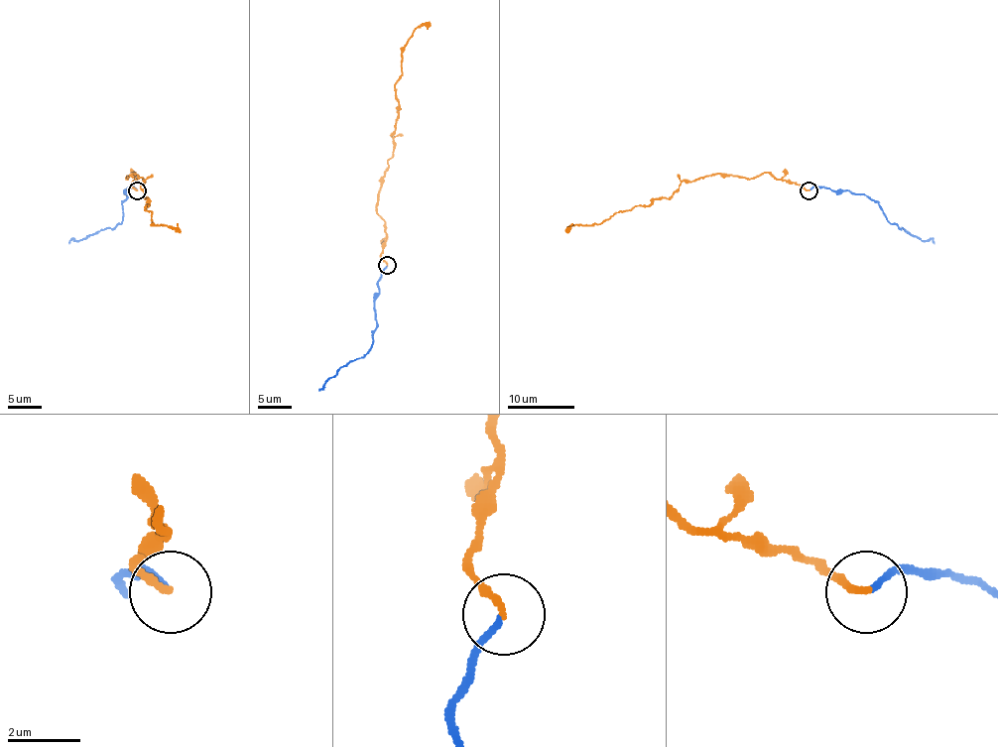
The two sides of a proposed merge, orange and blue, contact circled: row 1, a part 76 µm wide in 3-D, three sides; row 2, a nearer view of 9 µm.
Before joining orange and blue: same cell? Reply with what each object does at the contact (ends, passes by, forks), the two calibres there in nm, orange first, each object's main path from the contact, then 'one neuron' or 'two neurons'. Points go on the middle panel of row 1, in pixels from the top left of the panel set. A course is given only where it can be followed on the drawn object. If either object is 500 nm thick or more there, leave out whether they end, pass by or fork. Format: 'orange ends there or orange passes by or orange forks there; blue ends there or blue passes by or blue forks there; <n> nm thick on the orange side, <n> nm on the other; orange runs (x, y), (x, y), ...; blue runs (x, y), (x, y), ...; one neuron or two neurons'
orange ends there; blue ends there; 180 nm thick on the orange side, 150 nm on the other; orange runs (388, 265), (381, 256), (384, 219), (376, 207), (394, 150), (394, 82), (401, 49), (430, 22); blue runs (386, 265), (377, 283), (379, 295), (374, 307), (376, 321), (371, 348), (362, 357), (347, 362), (318, 391); one neuron

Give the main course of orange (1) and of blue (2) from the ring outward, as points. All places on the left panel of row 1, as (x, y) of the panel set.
1: (138, 190), (134, 173), (126, 179), (134, 174), (144, 181), (151, 224), (180, 231)
2: (136, 190), (133, 187), (124, 190), (121, 222), (68, 243)

